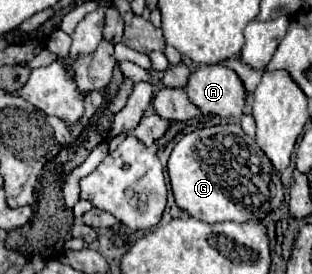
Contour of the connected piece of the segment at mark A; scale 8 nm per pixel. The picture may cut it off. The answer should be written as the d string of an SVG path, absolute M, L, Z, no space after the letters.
M202 65L194 71L186 93L202 113L240 117L246 107L246 87L232 69L222 65Z

